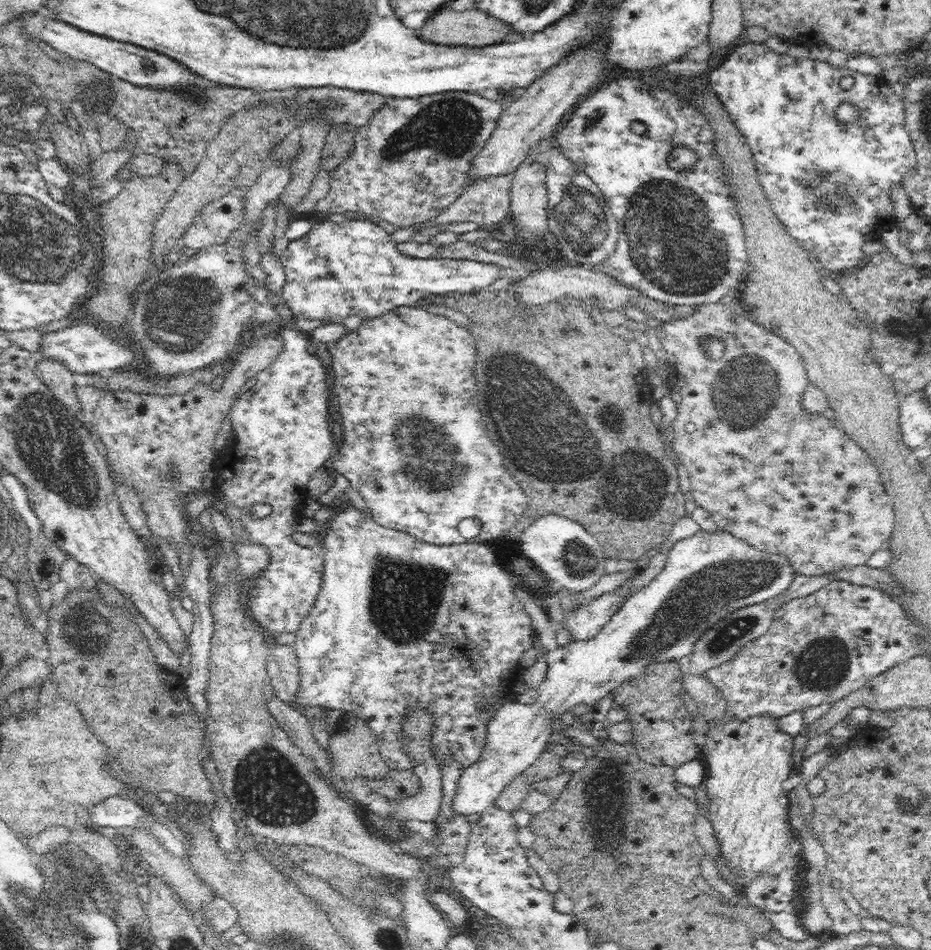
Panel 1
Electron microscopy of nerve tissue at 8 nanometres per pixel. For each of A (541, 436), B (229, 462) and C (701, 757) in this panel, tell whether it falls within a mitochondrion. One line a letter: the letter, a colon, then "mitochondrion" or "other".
A: mitochondrion
B: other
C: other

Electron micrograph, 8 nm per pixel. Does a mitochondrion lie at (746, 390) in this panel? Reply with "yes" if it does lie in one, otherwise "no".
yes

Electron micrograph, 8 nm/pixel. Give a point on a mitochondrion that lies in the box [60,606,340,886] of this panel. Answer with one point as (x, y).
(271, 787)

